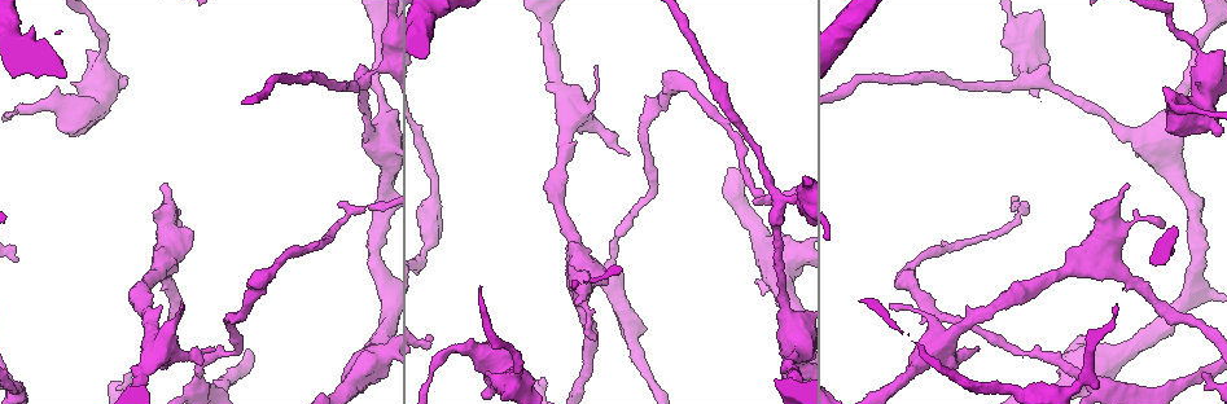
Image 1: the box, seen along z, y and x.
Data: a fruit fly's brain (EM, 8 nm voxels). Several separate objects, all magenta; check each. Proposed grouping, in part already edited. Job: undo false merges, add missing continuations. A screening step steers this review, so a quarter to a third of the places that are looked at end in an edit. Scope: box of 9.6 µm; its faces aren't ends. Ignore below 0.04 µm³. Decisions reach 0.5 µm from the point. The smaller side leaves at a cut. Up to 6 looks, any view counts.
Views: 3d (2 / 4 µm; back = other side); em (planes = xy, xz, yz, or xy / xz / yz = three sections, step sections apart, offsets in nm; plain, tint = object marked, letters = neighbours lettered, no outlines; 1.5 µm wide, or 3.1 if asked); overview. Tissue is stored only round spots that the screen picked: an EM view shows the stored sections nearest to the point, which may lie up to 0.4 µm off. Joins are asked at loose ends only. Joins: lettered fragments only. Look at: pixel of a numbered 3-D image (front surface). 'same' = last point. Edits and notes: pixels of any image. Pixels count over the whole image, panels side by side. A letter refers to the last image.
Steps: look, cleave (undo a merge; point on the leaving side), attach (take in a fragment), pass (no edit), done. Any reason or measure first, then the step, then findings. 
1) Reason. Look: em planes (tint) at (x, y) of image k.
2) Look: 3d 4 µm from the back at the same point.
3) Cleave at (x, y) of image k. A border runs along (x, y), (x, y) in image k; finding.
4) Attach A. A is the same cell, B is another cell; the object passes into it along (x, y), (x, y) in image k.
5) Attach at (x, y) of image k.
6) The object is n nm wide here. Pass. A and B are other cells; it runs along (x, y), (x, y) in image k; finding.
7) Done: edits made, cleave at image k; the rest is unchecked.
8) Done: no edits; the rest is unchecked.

Tapers out. Look: 3d 2 µm at (889, 303) of image 1.

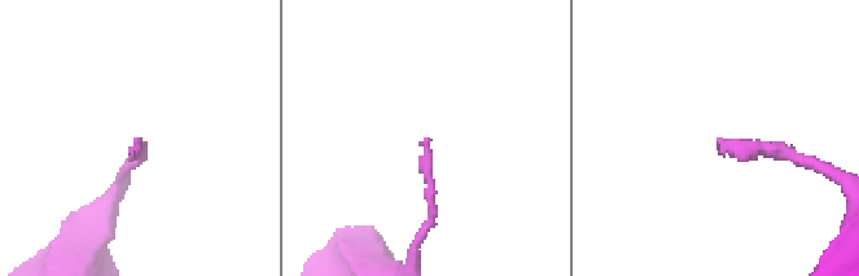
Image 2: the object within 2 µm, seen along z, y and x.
Look: em planes (letters) at (431, 140) of image 2.

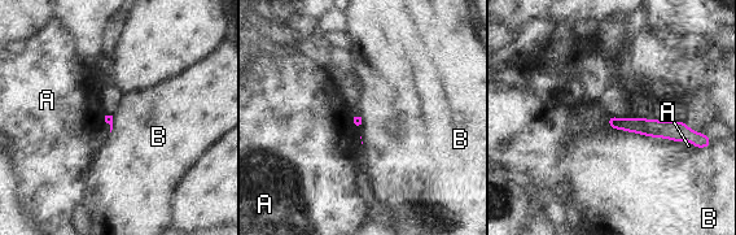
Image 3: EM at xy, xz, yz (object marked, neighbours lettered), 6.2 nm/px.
Pass. A and B are other cells; no lettered fragment goes on from it.

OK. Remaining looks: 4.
Stops while still wide. Look: 3d 4 µm at (1163, 88) of image 1.

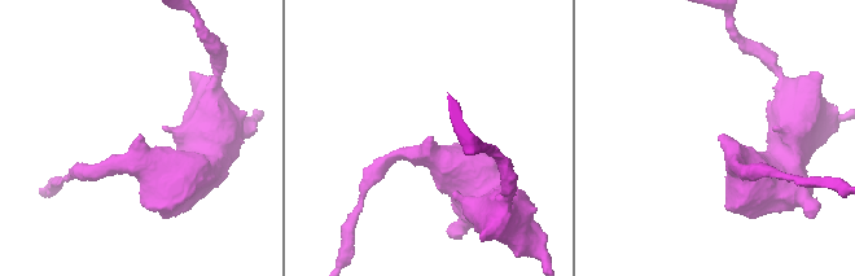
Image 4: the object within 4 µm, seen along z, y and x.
Look: em yz step 4 (tint) at (144, 137) of image 4.

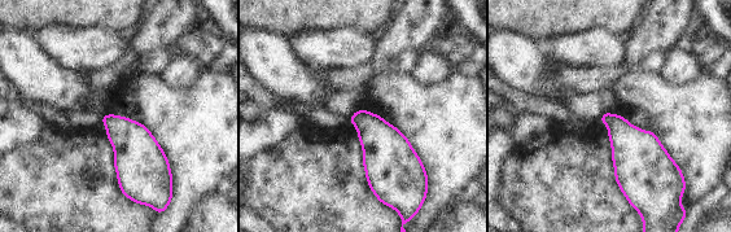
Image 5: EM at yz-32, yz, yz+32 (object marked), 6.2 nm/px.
Look: em yz step 4 (letters) at the same point.

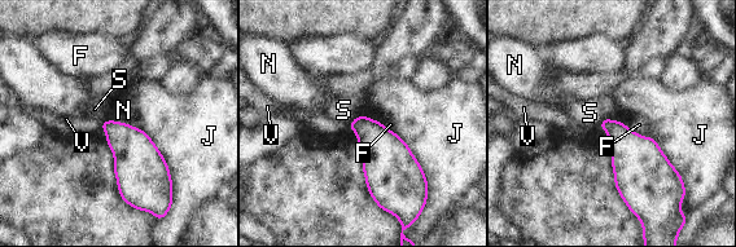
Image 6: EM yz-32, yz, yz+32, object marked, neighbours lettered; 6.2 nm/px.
Pass. F, J, N, S and V are other cells; a border runs along (623, 122), (630, 129), (653, 139) in image 6; none of them fits.

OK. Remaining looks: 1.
Done: no edits; the rest is unchecked.

